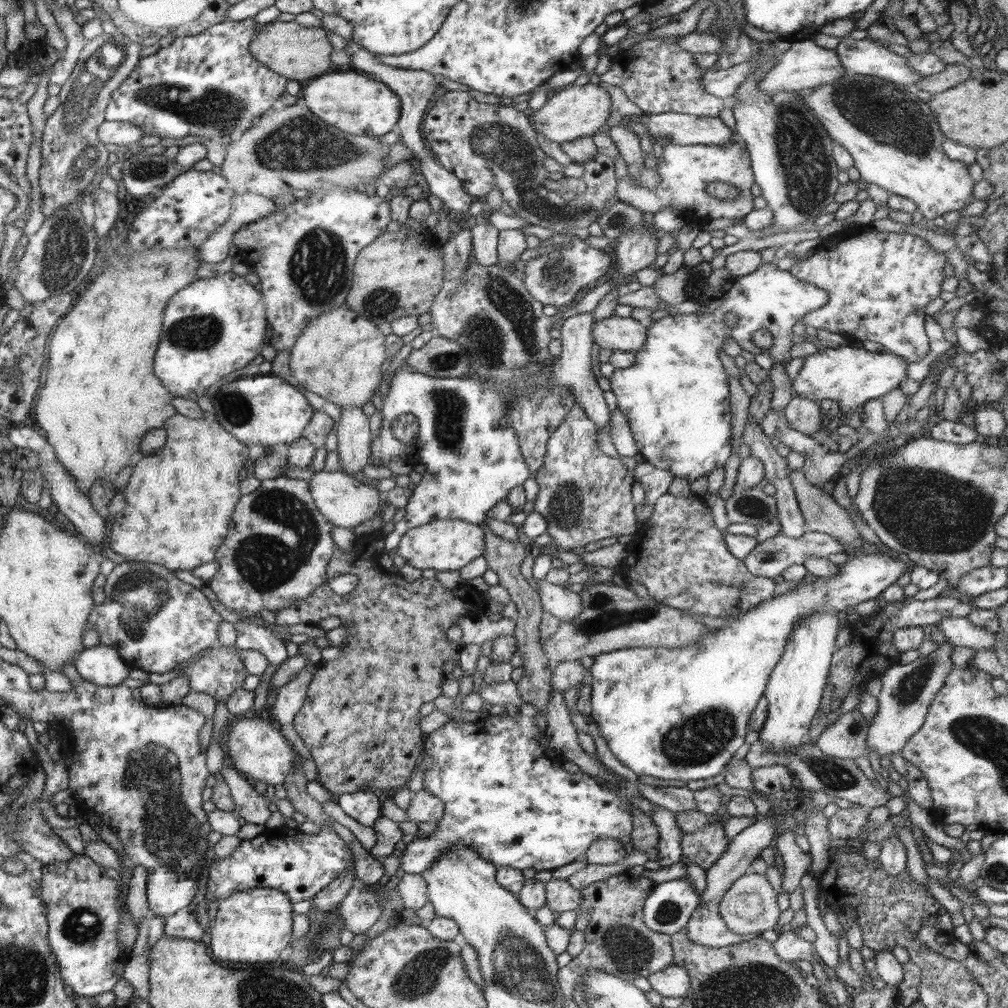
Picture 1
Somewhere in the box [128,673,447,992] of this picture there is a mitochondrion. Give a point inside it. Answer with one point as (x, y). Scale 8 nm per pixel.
(327, 925)

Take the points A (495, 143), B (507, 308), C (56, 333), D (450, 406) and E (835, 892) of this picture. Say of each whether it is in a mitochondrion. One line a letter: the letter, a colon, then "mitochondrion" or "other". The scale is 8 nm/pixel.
A: mitochondrion
B: mitochondrion
C: other
D: mitochondrion
E: other

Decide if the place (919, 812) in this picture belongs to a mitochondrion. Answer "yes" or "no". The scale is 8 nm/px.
no

